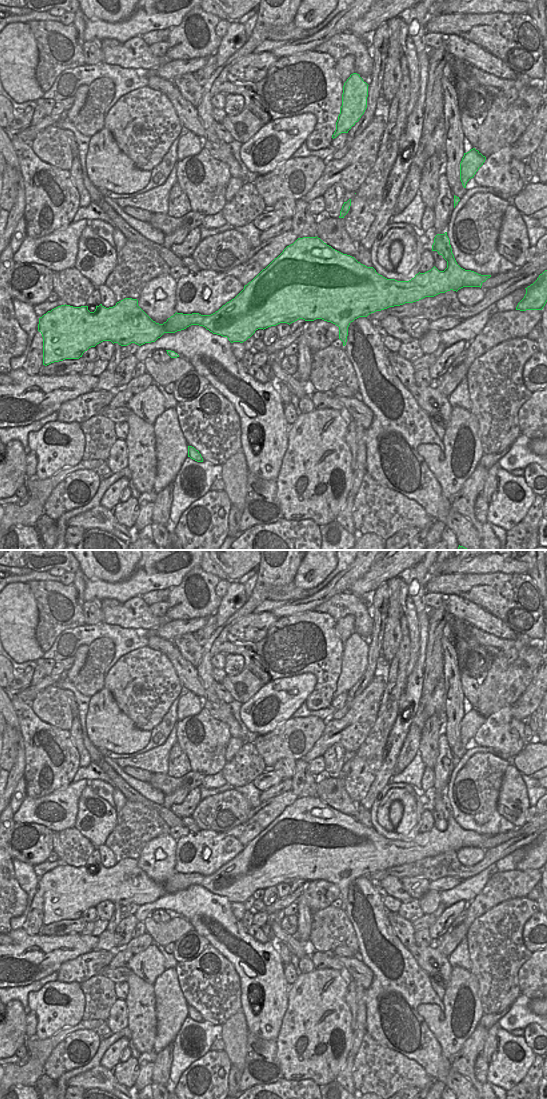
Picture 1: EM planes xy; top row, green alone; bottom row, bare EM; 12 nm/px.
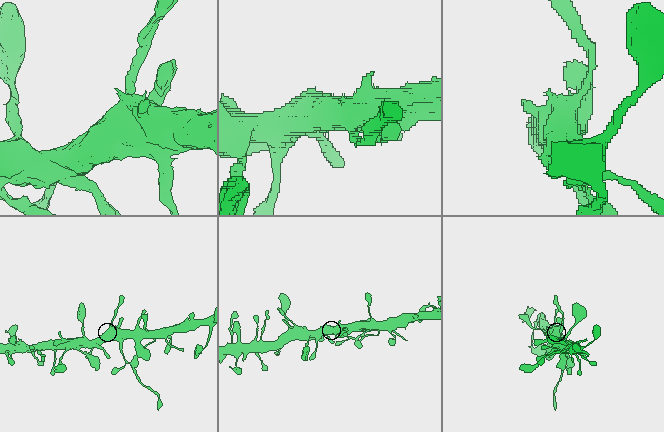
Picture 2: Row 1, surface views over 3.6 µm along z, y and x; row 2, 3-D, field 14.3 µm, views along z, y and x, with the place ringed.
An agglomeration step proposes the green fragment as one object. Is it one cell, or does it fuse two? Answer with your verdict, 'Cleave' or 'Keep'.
Cleave

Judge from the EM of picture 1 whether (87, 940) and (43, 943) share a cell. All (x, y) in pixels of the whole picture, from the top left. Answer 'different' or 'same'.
same

